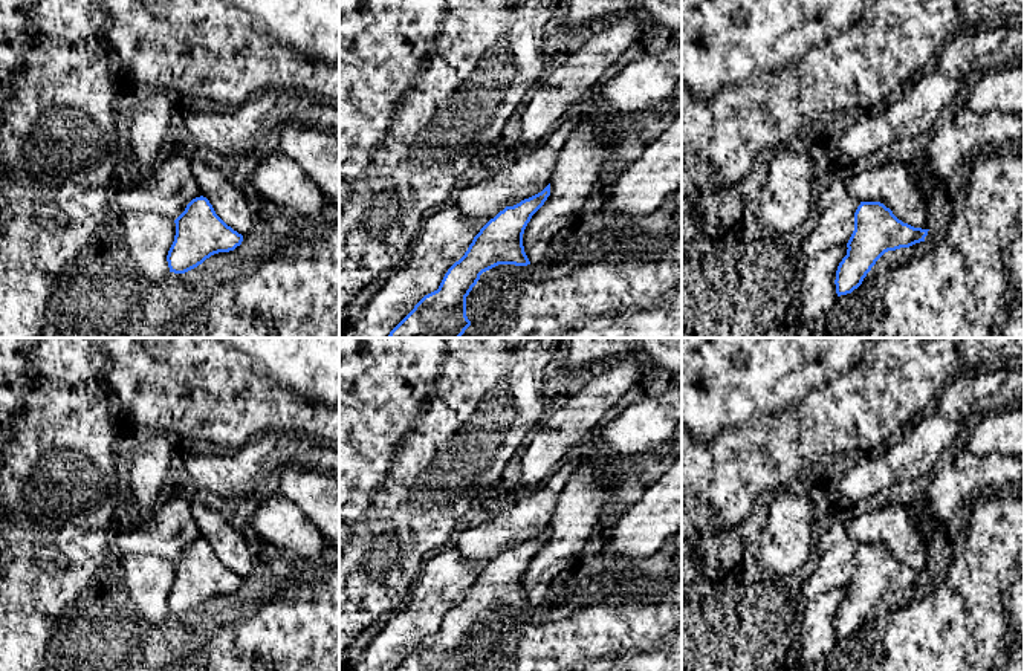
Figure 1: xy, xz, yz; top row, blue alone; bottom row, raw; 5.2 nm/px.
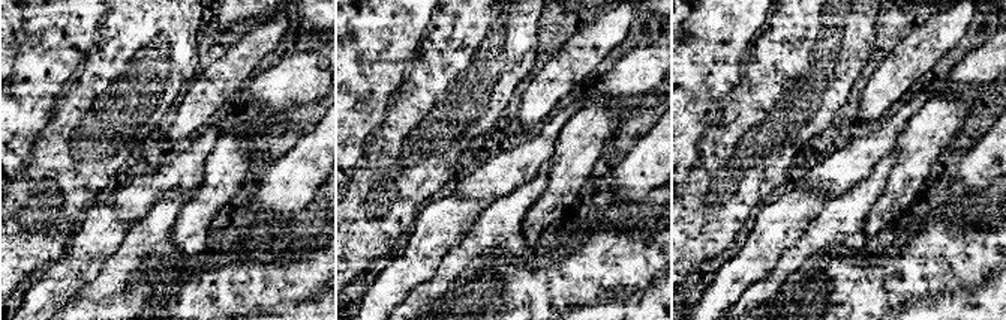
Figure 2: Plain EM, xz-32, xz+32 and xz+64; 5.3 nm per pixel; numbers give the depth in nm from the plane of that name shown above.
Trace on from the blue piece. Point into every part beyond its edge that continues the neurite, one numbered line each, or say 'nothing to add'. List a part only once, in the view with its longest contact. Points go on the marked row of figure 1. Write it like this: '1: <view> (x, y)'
nothing to add

